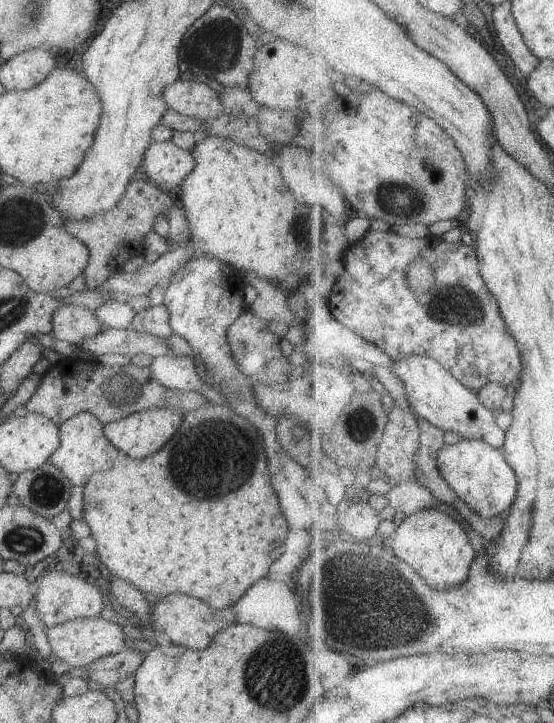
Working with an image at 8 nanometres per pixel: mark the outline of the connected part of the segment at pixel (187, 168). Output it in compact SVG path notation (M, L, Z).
M153 141L146 149L142 168L154 185L163 191L176 194L183 180L194 170L195 159L191 152L182 150L172 141Z

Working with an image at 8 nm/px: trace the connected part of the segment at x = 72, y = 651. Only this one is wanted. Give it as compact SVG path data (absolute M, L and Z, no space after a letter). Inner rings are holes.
M101 616L96 618L77 618L76 620L64 622L64 624L53 624L48 628L46 634L51 649L58 660L65 663L69 668L88 667L99 658L118 654L118 652L127 649L123 627L113 620L106 620Z

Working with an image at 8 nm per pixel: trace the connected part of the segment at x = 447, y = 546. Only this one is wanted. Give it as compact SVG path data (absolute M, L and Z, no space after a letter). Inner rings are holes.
M424 508L408 515L390 542L396 544L396 554L412 564L436 590L452 590L464 584L470 578L470 568L476 560L476 548L466 528L452 516L434 508Z

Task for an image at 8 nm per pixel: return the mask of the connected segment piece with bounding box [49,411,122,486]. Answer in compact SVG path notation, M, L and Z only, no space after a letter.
M82 411L59 426L61 443L49 458L49 462L60 468L73 485L85 486L92 474L112 468L122 455L122 452L106 438L103 425L94 414Z

